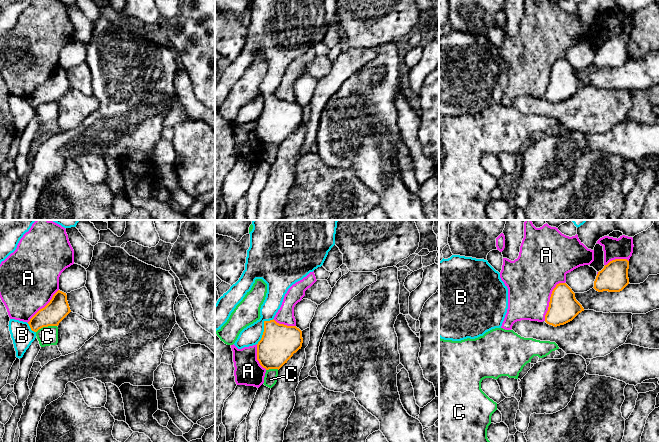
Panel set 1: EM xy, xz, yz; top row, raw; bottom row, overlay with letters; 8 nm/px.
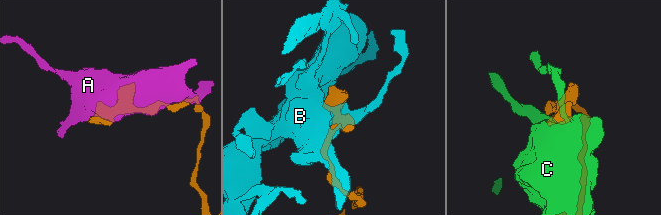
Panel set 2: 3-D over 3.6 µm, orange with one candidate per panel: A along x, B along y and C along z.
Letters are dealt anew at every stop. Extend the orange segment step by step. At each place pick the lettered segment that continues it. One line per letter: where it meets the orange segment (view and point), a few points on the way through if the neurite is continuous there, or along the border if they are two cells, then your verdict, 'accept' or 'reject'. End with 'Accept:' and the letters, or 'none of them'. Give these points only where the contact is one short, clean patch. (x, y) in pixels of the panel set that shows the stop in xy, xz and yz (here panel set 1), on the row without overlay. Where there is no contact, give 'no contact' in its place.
A: contact yz (550, 75); reject
B: contact xz (264, 105); way xz (279, 118), (264, 105), (259, 109), (251, 111); accept
C: contact xy (46, 102); reject
Accept: B

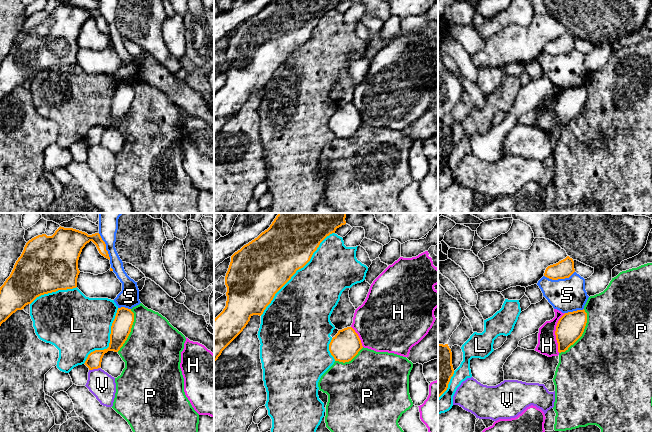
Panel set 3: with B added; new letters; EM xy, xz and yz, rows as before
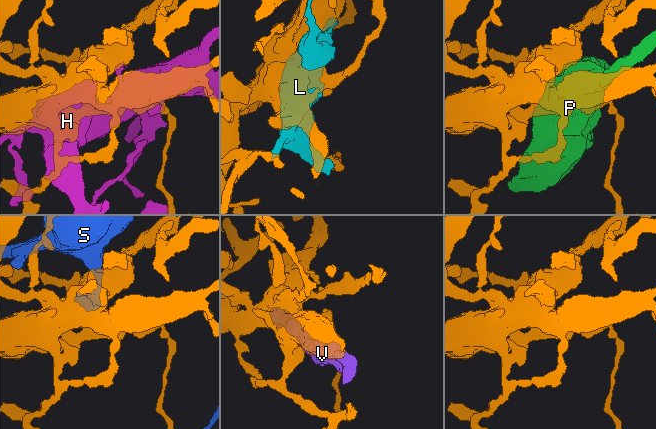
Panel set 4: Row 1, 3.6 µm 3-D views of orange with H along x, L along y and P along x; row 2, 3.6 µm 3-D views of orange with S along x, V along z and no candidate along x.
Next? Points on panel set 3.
H: contact yz (555, 109); reject
L: contact xz (296, 46); reject
P: contact yz (582, 109); reject
S: contact yz (559, 54); reject
V: contact xy (94, 144); reject
Accept: none of them

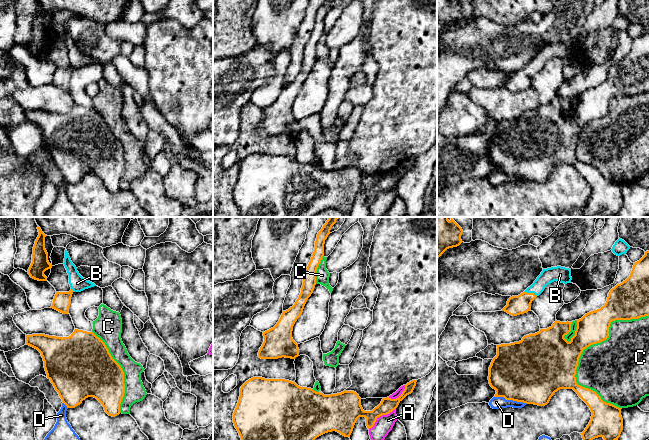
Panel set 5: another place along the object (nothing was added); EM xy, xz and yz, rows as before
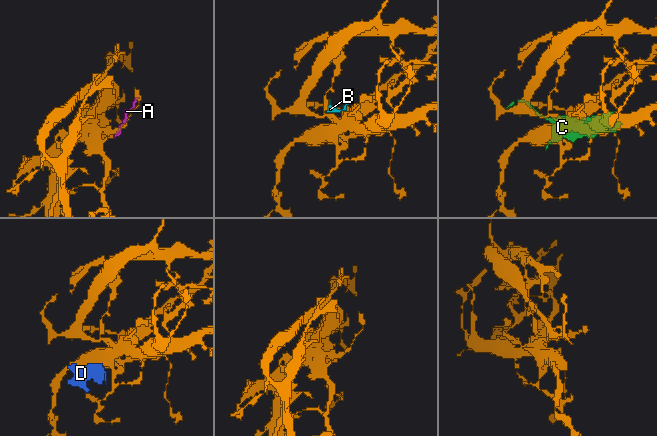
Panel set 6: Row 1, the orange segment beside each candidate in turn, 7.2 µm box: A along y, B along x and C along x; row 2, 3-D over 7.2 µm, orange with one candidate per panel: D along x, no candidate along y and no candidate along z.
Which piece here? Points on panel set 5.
A: contact xz (380, 191); reject
B: contact yz (530, 69); way yz (516, 81), (530, 69), (549, 51); accept
C: contact yz (604, 115); reject
D: contact yz (510, 175); border yz (494, 172), (503, 172), (506, 175), (526, 179); reject
Accept: B

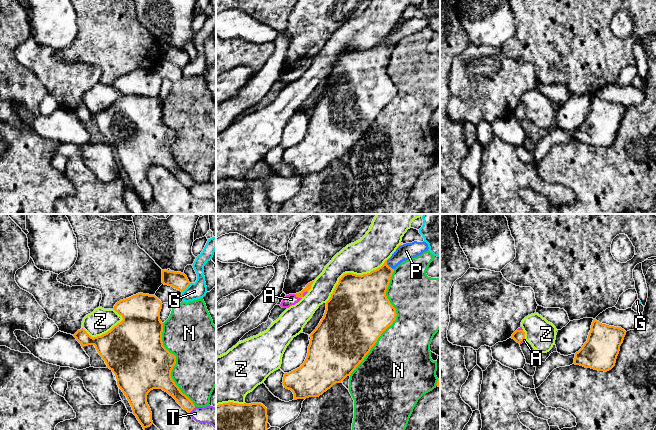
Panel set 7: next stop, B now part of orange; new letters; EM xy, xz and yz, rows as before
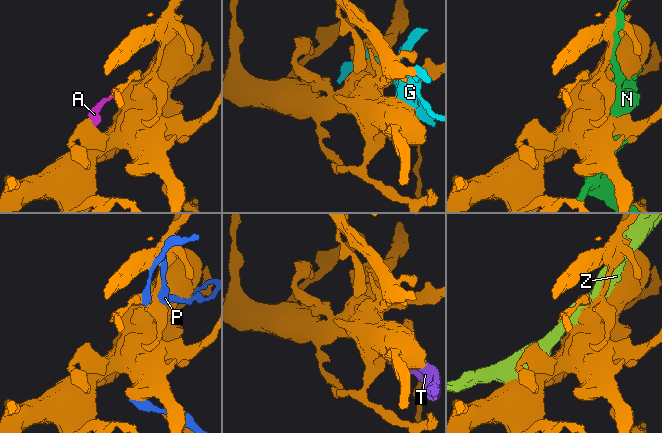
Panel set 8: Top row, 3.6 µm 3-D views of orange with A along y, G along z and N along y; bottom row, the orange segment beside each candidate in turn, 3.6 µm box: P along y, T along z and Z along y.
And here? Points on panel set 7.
A: contact xz (301, 73); accept
G: contact xy (186, 63); reject
N: contact xz (393, 97); reject
P: contact xz (387, 41); reject
T: contact xy (192, 185); reject
Z: contact xz (351, 49); reject
Accept: A

